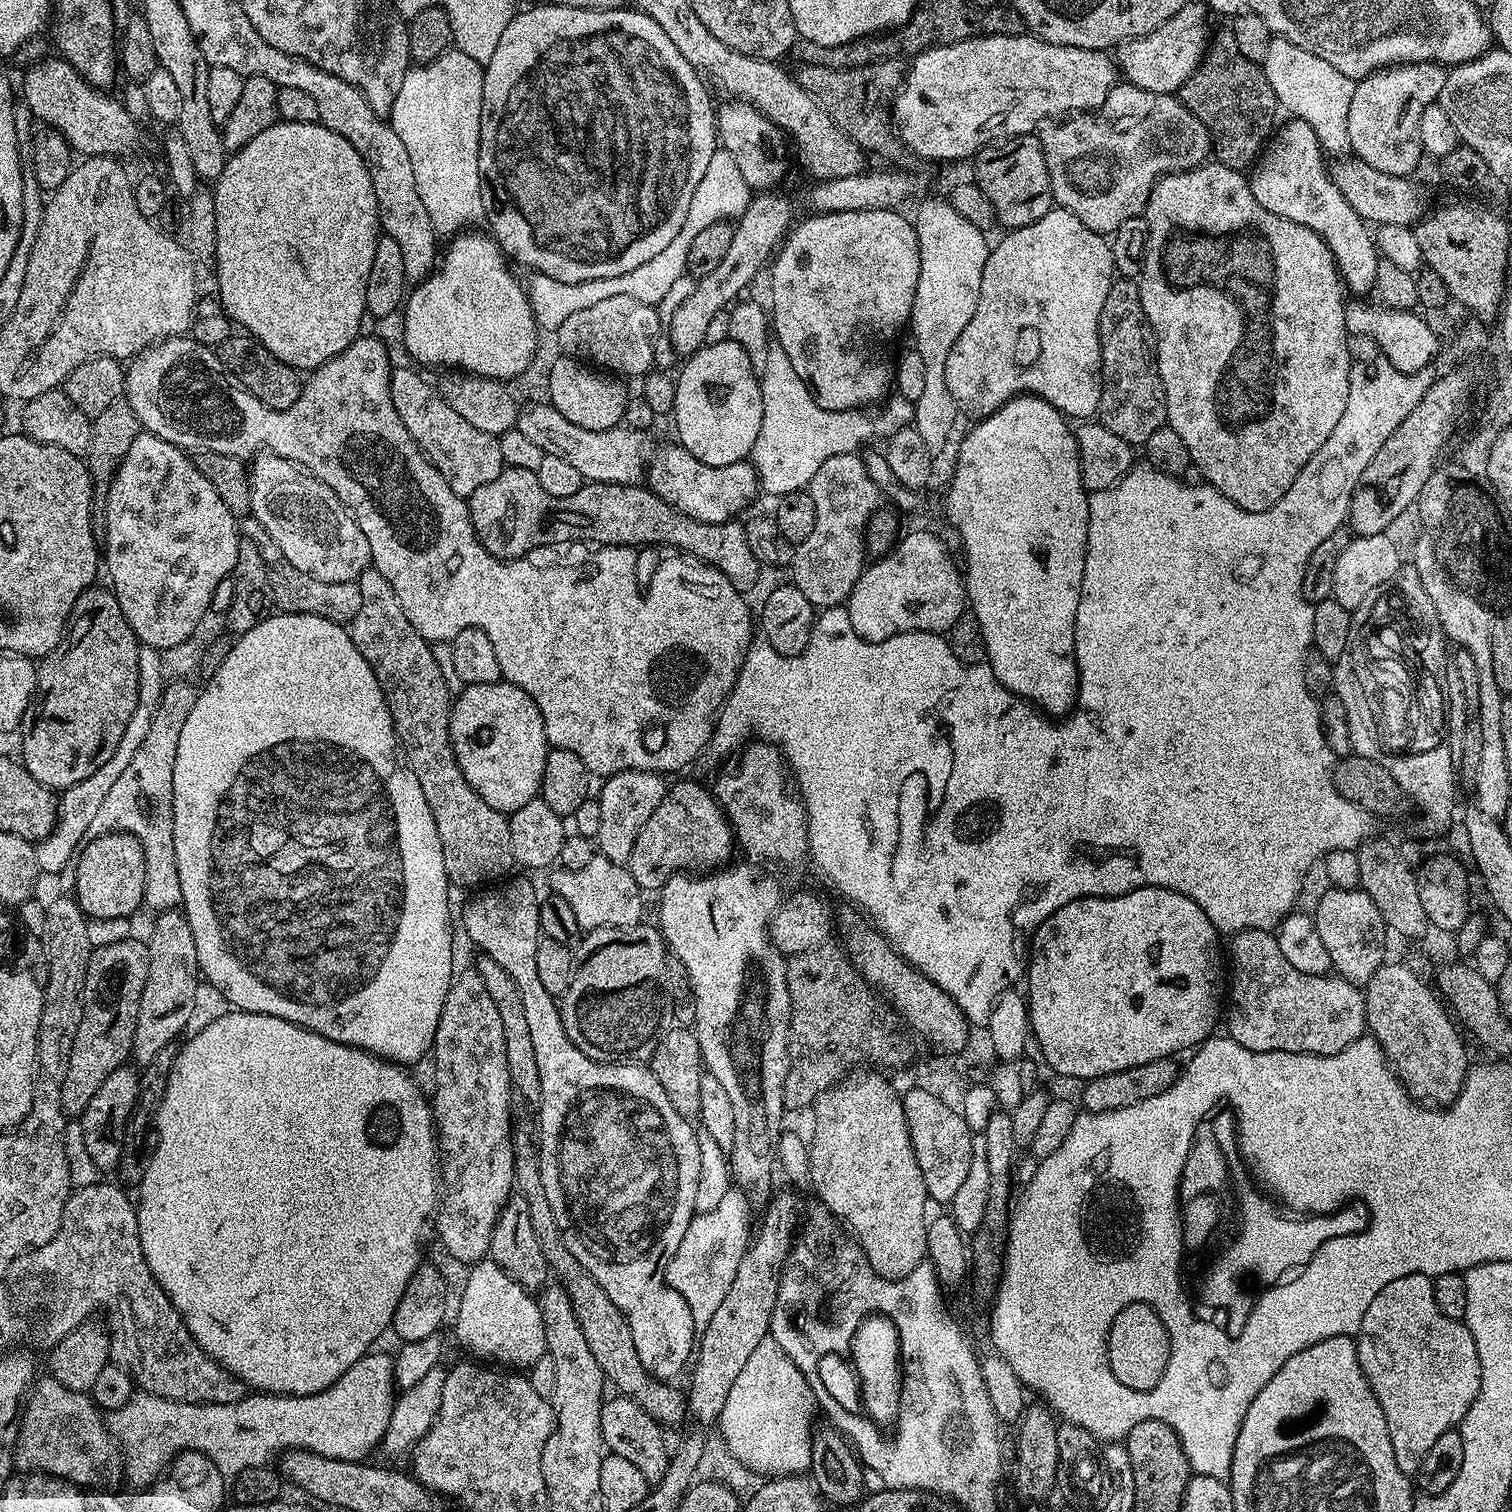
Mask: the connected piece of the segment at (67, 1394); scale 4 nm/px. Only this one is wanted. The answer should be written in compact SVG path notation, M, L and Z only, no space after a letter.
M51 1378L37 1379L26 1397L14 1449L14 1464L21 1473L47 1474L77 1486L112 1486L110 1484L122 1476L122 1453L95 1400L89 1393L66 1390L62 1382Z

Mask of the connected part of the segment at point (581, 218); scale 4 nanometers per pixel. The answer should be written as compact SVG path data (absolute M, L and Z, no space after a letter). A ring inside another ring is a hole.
M559 2L546 4L542 8L532 8L529 12L517 11L516 15L502 30L502 38L496 40L498 50L494 50L494 58L483 69L484 89L482 90L482 114L480 115L480 149L478 150L478 174L480 175L480 207L482 216L488 219L490 235L500 245L501 252L509 261L517 260L525 264L533 273L549 276L558 283L578 284L594 279L610 279L635 270L643 263L650 262L655 255L668 252L671 244L677 243L684 227L683 219L690 208L690 198L694 198L694 190L698 182L702 182L702 174L706 174L706 166L718 144L716 126L694 126L690 132L686 126L670 126L670 118L666 118L664 106L668 98L660 100L660 92L664 96L670 94L670 86L662 86L660 82L660 58L664 52L674 54L674 42L666 38L662 26L654 22L645 12L633 10L628 6L618 6L614 10L574 10L562 6ZM690 136L688 146L684 146L684 138Z

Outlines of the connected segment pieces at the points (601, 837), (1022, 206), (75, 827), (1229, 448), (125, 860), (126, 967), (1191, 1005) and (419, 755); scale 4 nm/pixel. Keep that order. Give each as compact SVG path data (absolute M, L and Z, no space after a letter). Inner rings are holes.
M619 772L607 777L601 783L604 784L600 788L600 793L598 793L601 804L601 825L594 839L598 845L599 855L605 856L607 860L615 864L627 865L630 850L634 850L634 842L638 839L638 830L642 830L642 826L646 826L646 822L650 819L650 814L654 814L658 802L662 802L666 791L664 780L665 777L658 772Z
M1035 135L1014 136L1003 142L993 142L987 148L979 149L975 156L976 176L974 176L974 182L982 190L982 194L986 194L986 198L990 198L996 211L997 221L1001 225L1005 224L1005 229L1021 228L1030 222L1038 222L1038 218L1042 218L1047 212L1052 211L1054 207L1052 179L1046 166L1044 147L1040 145L1040 141Z
M124 758L107 760L94 774L90 774L90 778L65 788L59 793L59 812L53 832L45 840L35 845L36 866L41 873L60 872L67 864L69 867L73 863L78 849L85 843L90 822L95 817L96 811L101 808L106 794L118 782L119 775L122 774L127 765L127 759Z
M1208 162L1203 166L1187 172L1170 172L1161 176L1148 199L1148 207L1144 209L1143 219L1148 219L1148 249L1142 252L1142 271L1146 274L1144 280L1144 308L1148 308L1148 316L1152 316L1152 324L1156 324L1156 332L1160 337L1154 341L1150 328L1143 327L1139 322L1126 324L1123 319L1111 321L1116 328L1116 348L1112 354L1106 354L1108 368L1106 378L1099 380L1100 390L1105 387L1107 380L1156 380L1161 376L1163 384L1156 388L1165 388L1165 394L1170 397L1173 423L1178 435L1183 434L1185 440L1190 440L1192 432L1220 432L1220 446L1224 446L1230 468L1208 468L1209 476L1220 488L1224 488L1229 496L1239 501L1242 510L1247 512L1266 512L1282 499L1286 490L1296 483L1298 474L1322 450L1326 438L1334 434L1334 426L1338 426L1338 418L1342 418L1342 410L1346 410L1346 398L1350 394L1350 374L1354 363L1354 355L1348 349L1348 310L1346 307L1346 285L1340 275L1336 258L1333 256L1328 243L1314 230L1302 226L1298 222L1290 222L1262 206L1258 198L1254 198L1249 177L1243 171L1228 168L1219 162ZM1112 364L1118 366L1118 374L1110 370Z
M111 832L110 834L91 837L79 849L74 860L75 868L76 892L74 891L74 899L88 920L131 917L132 912L141 911L144 902L144 887L146 886L146 864L144 862L144 851L140 843L130 834Z
M129 938L122 942L110 942L110 946L93 948L92 956L88 959L88 969L82 985L80 1025L76 1027L76 1037L72 1040L72 1050L68 1066L64 1070L64 1079L58 1085L60 1105L64 1107L69 1117L76 1118L83 1114L86 1106L90 1106L90 1098L98 1094L102 1082L106 1082L106 1078L110 1078L114 1070L123 1068L129 1063L138 1018L138 1006L148 977L148 946L143 939L136 939Z
M1139 888L1138 890L1130 890L1126 894L1121 896L1087 896L1081 900L1075 900L1070 902L1066 906L1062 906L1054 914L1050 914L1050 918L1046 918L1046 922L1042 922L1036 927L1035 932L1031 933L1030 944L1032 940L1032 949L1028 952L1028 990L1032 993L1028 1004L1028 1008L1034 1012L1034 1019L1036 1020L1036 1032L1038 1033L1038 1040L1044 1044L1044 1052L1048 1052L1049 1059L1052 1059L1052 1066L1059 1069L1056 1074L1057 1077L1066 1078L1070 1074L1080 1076L1085 1082L1093 1080L1095 1076L1101 1076L1102 1074L1114 1074L1118 1070L1126 1070L1130 1066L1142 1066L1146 1062L1154 1062L1155 1060L1167 1060L1175 1057L1175 1052L1187 1053L1189 1050L1195 1049L1197 1046L1205 1043L1209 1039L1208 1036L1212 1032L1212 1027L1216 1024L1216 1015L1221 1015L1222 1012L1222 988L1216 983L1220 980L1220 956L1222 960L1222 952L1216 949L1216 939L1218 939L1218 933L1214 925L1207 920L1206 914L1201 908L1198 907L1190 898L1186 898L1182 894L1178 894L1174 890L1169 888Z
M367 568L356 581L359 586L361 603L358 612L348 625L354 646L358 654L367 662L374 678L380 687L380 696L412 696L412 716L392 716L392 730L396 733L399 751L403 763L412 777L418 782L422 794L426 798L426 806L430 806L430 814L434 814L434 826L438 826L438 842L440 858L449 885L460 888L479 889L486 876L496 875L508 864L510 846L509 817L505 813L486 806L482 797L473 790L470 782L462 774L452 752L452 743L448 737L448 713L450 711L450 695L448 684L444 681L444 672L431 652L429 641L421 638L410 626L409 620L400 609L393 588L389 586L387 577L378 574L376 569Z

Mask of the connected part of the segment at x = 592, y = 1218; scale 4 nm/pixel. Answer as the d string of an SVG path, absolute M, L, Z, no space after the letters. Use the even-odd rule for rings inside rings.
M512 884L511 887L500 888L499 892L492 892L492 895L473 895L473 900L464 908L464 932L480 947L479 951L483 955L489 956L498 966L502 966L502 970L506 970L506 974L510 974L510 978L514 980L514 986L518 986L522 1006L526 1008L526 1023L530 1030L530 1038L534 1041L534 1058L538 1062L538 1078L540 1079L540 1099L538 1101L538 1107L540 1107L540 1144L538 1143L540 1173L542 1174L546 1202L550 1202L550 1210L554 1210L554 1218L558 1222L560 1237L566 1242L570 1254L574 1254L574 1258L578 1258L578 1262L591 1274L594 1282L598 1282L598 1286L602 1286L602 1290L606 1290L610 1302L614 1302L614 1306L618 1306L618 1310L623 1312L625 1318L628 1319L628 1325L634 1338L634 1350L638 1350L638 1362L642 1362L644 1369L655 1380L672 1382L675 1381L675 1376L683 1370L684 1363L686 1363L686 1368L689 1361L693 1359L694 1349L698 1344L698 1333L690 1306L683 1300L682 1294L671 1290L648 1292L652 1288L652 1284L648 1280L654 1279L655 1276L660 1278L665 1275L668 1261L678 1250L678 1246L681 1245L686 1235L687 1227L690 1226L693 1216L697 1214L695 1195L699 1182L699 1135L693 1121L687 1116L678 1114L678 1110L674 1110L674 1106L670 1106L670 1098L666 1098L666 1090L662 1090L662 1082L658 1082L651 1067L640 1062L634 1064L597 1062L579 1052L568 1041L568 1035L562 1026L559 1003L547 992L546 987L542 986L535 962L536 946L542 936L539 920L540 903L539 899L532 897L532 892L529 891L526 884ZM636 1276L641 1276L644 1280L640 1280L636 1284Z

